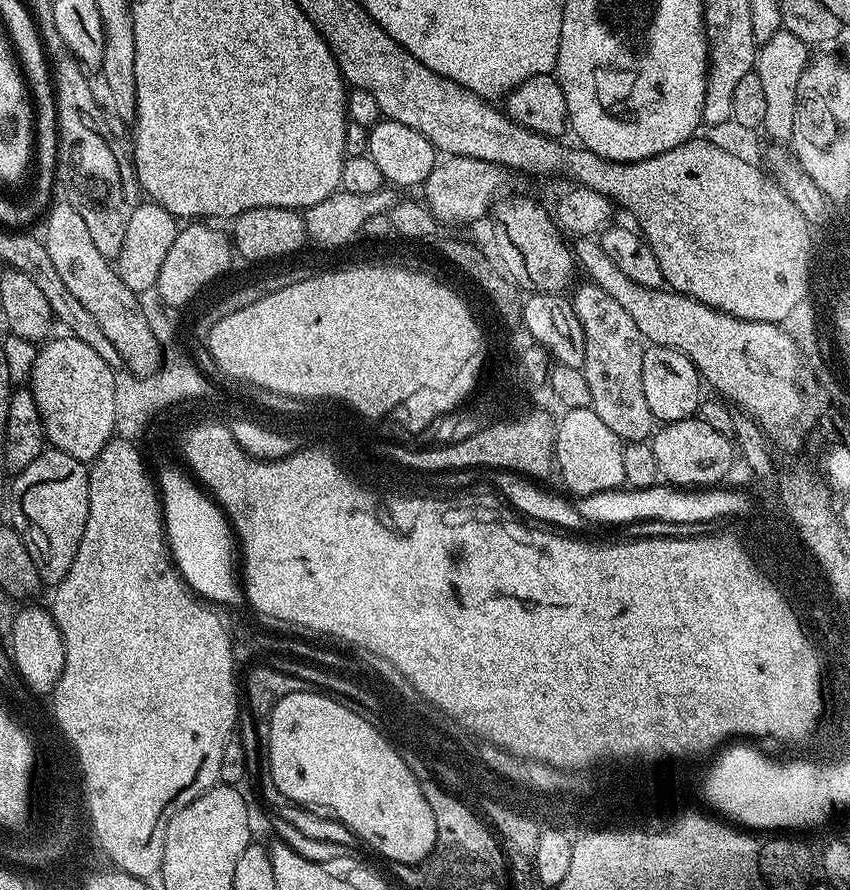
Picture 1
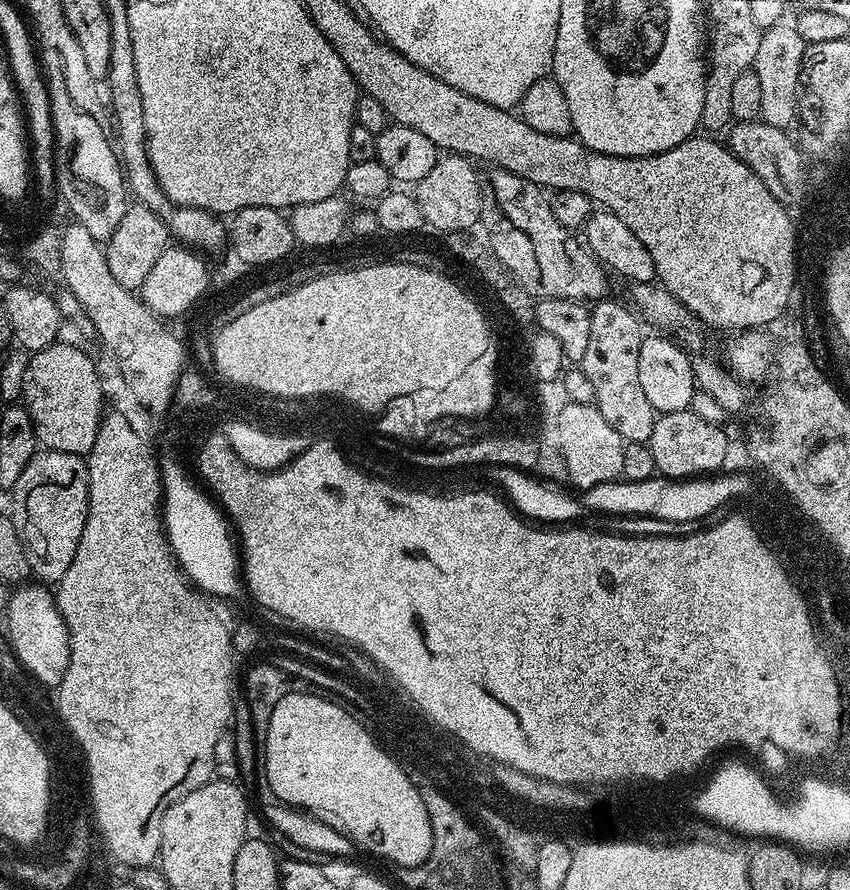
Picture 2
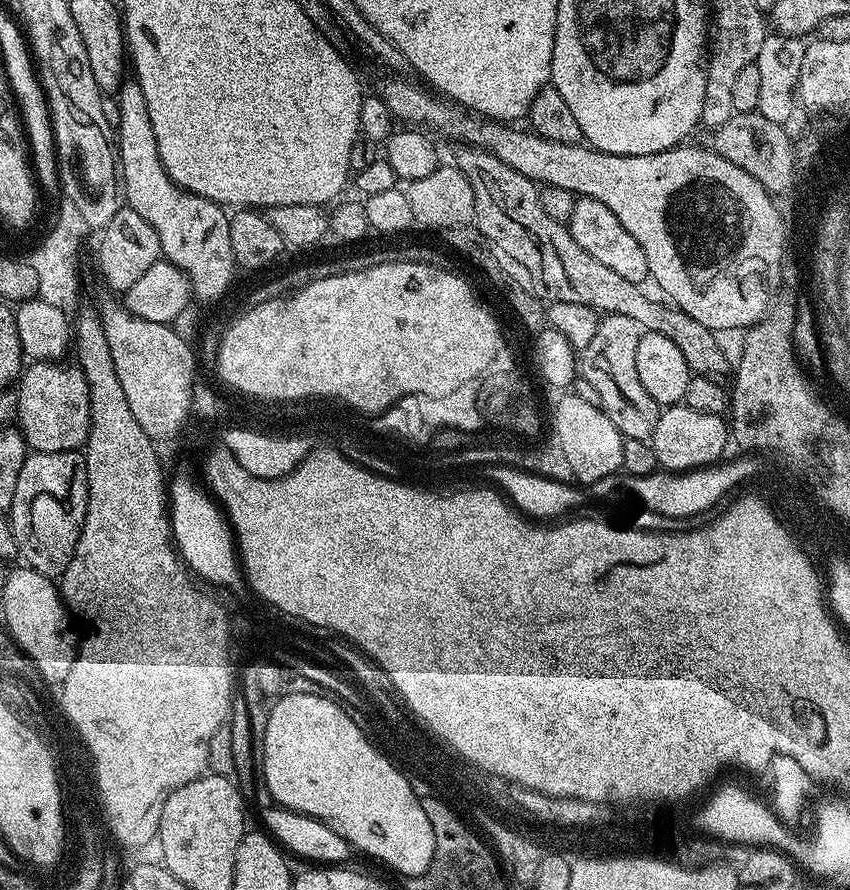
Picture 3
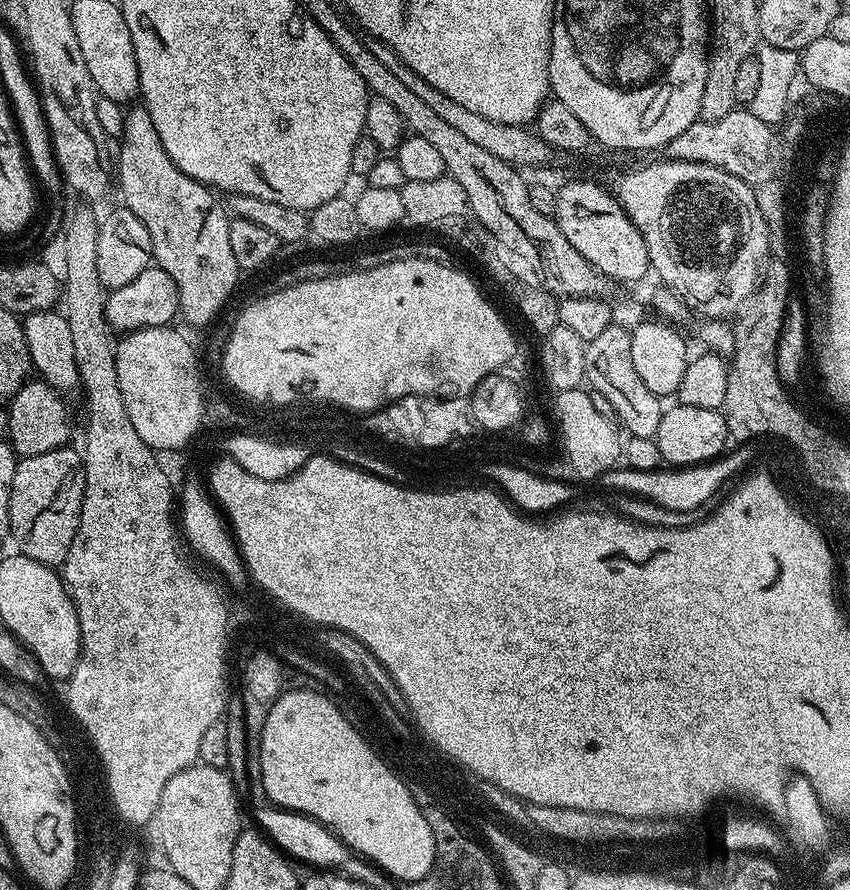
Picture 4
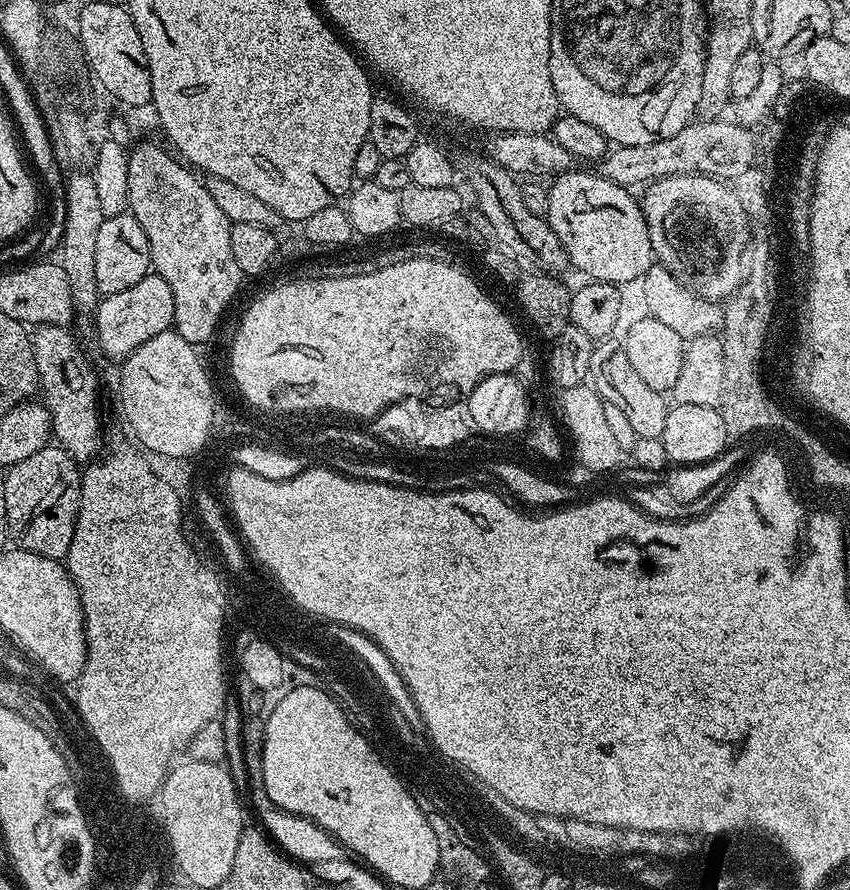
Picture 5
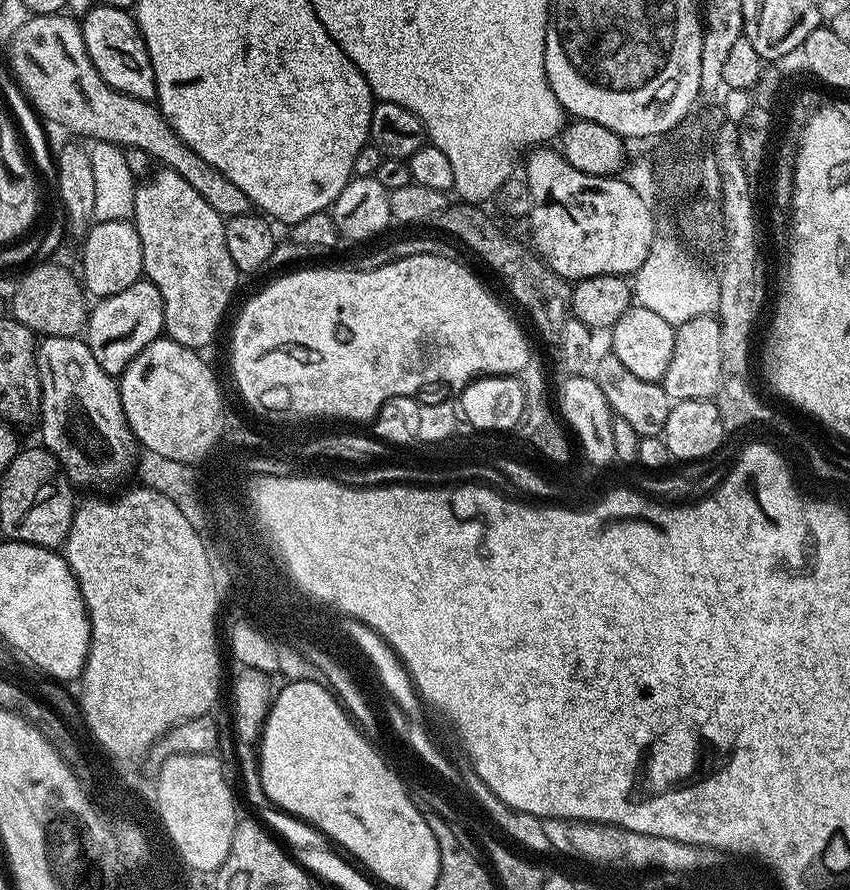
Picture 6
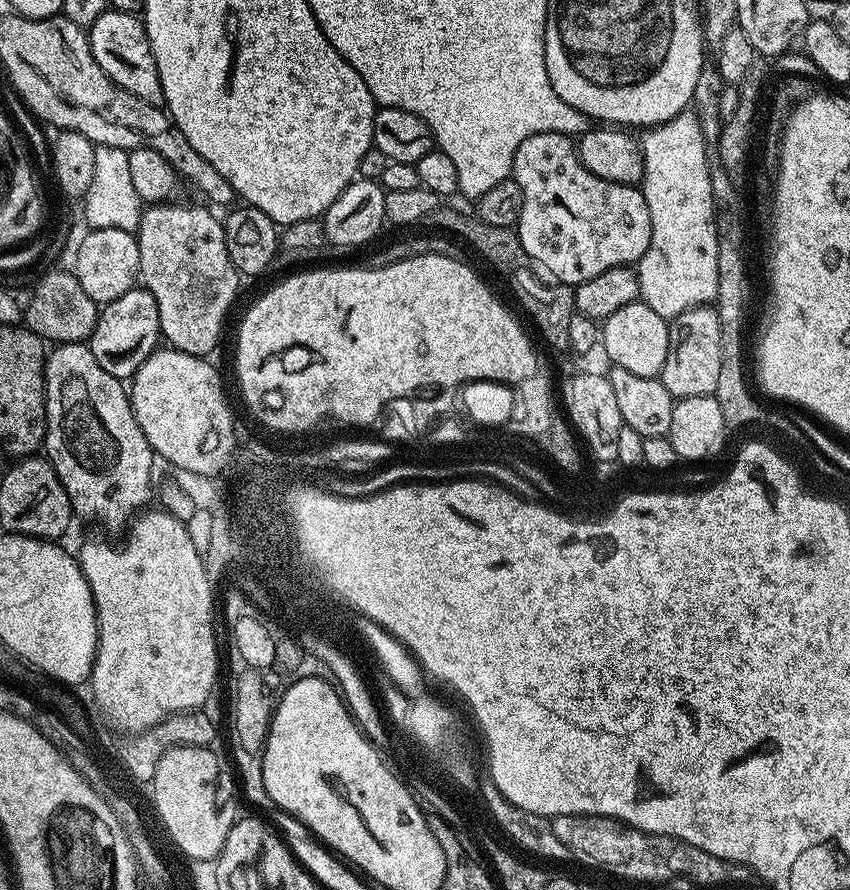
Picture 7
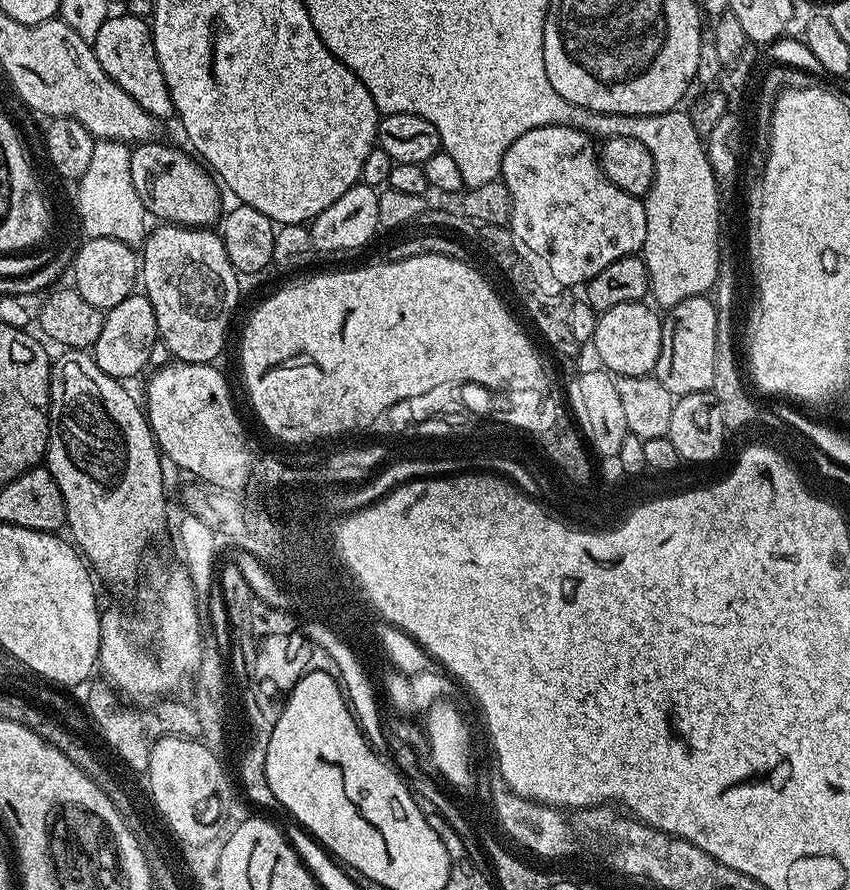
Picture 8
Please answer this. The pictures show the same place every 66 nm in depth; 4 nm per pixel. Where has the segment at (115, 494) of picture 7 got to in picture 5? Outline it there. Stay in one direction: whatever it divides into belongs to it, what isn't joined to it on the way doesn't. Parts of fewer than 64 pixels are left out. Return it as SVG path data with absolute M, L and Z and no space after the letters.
M42 325L31 333L34 362L38 366L42 403L52 419L55 443L65 448L78 462L91 462L101 455L106 444L100 421L100 384L80 344L62 325Z

